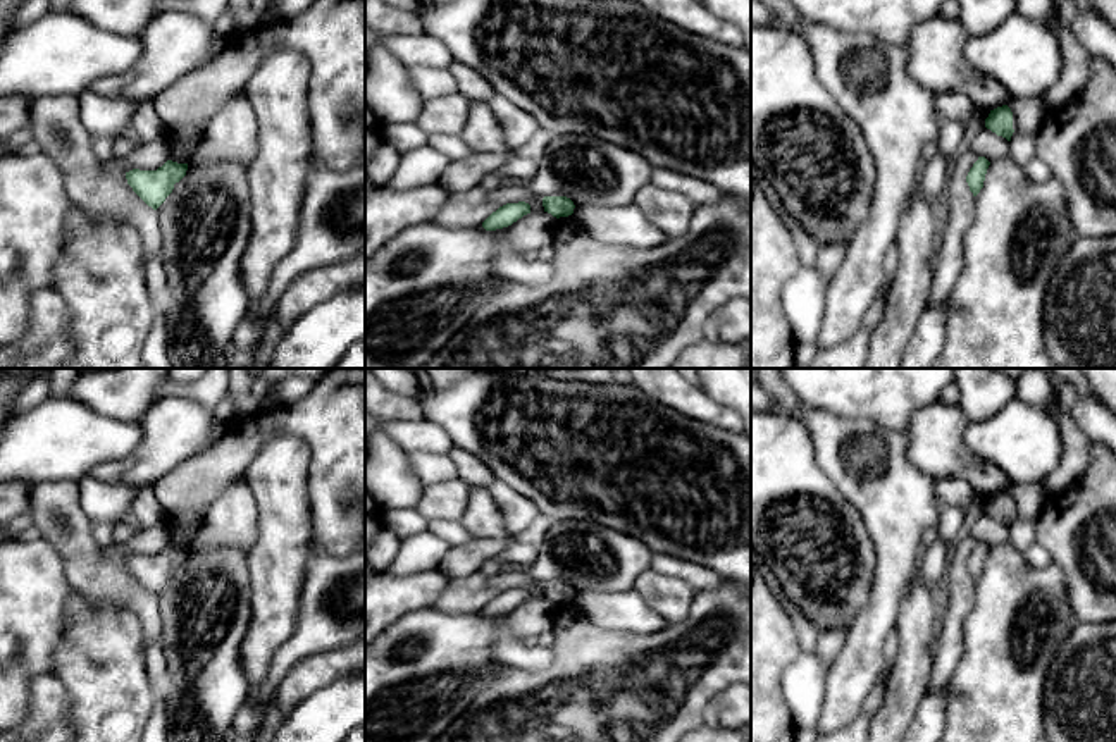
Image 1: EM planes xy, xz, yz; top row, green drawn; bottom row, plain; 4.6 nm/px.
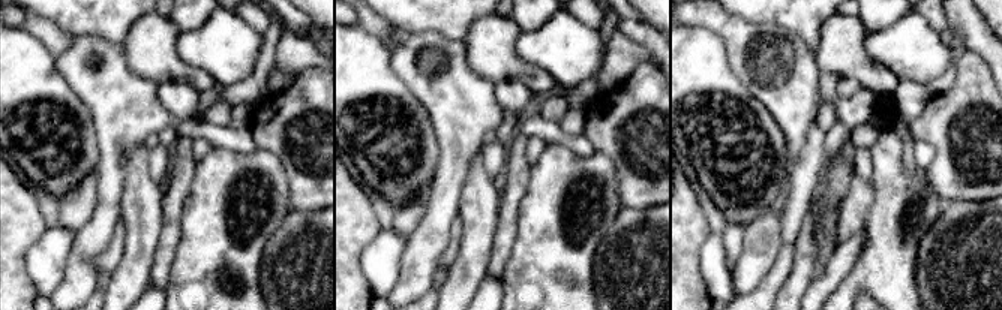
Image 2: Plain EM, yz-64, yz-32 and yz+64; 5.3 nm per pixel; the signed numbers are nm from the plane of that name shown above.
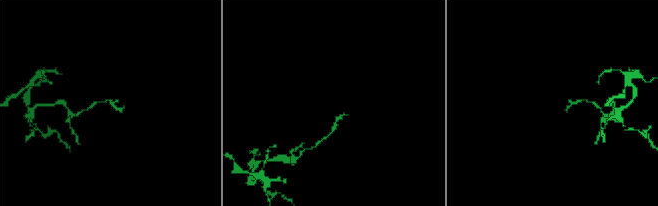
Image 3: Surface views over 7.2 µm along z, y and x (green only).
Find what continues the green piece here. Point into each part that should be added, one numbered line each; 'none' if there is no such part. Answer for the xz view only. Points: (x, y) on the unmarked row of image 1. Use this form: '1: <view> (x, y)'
none

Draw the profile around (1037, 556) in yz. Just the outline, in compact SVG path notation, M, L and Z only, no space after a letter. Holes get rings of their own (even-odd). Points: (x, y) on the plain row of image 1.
M1037 542L1023 551L1023 558L1033 568L1045 568L1052 563L1051 554Z

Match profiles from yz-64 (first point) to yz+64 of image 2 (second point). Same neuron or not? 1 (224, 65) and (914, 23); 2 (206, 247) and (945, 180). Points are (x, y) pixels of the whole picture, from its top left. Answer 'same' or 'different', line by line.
1: same
2: different

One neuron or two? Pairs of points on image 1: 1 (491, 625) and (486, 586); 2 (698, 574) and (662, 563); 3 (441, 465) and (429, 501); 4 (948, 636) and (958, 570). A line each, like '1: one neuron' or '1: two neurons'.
1: two neurons
2: one neuron
3: two neurons
4: one neuron

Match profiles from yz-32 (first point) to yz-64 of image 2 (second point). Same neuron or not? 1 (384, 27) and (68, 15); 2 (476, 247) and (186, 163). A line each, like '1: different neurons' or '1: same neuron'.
1: different neurons
2: different neurons

